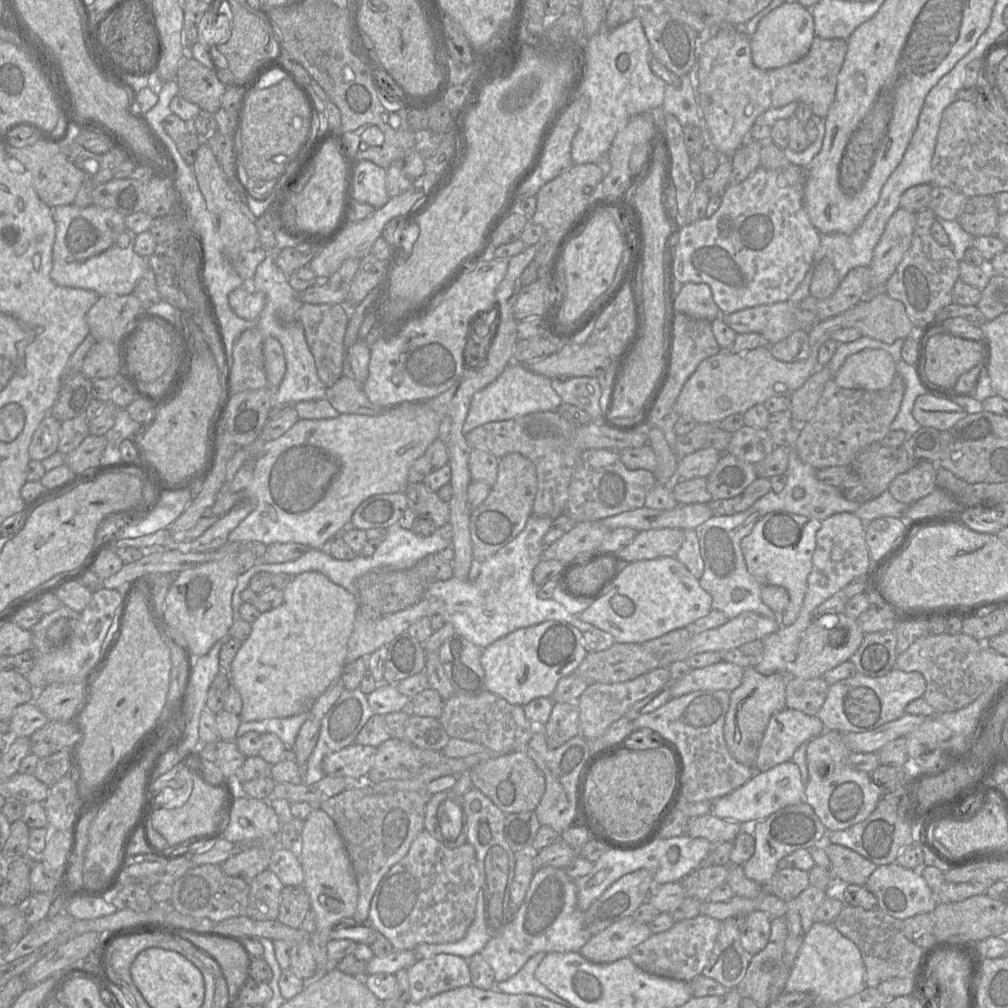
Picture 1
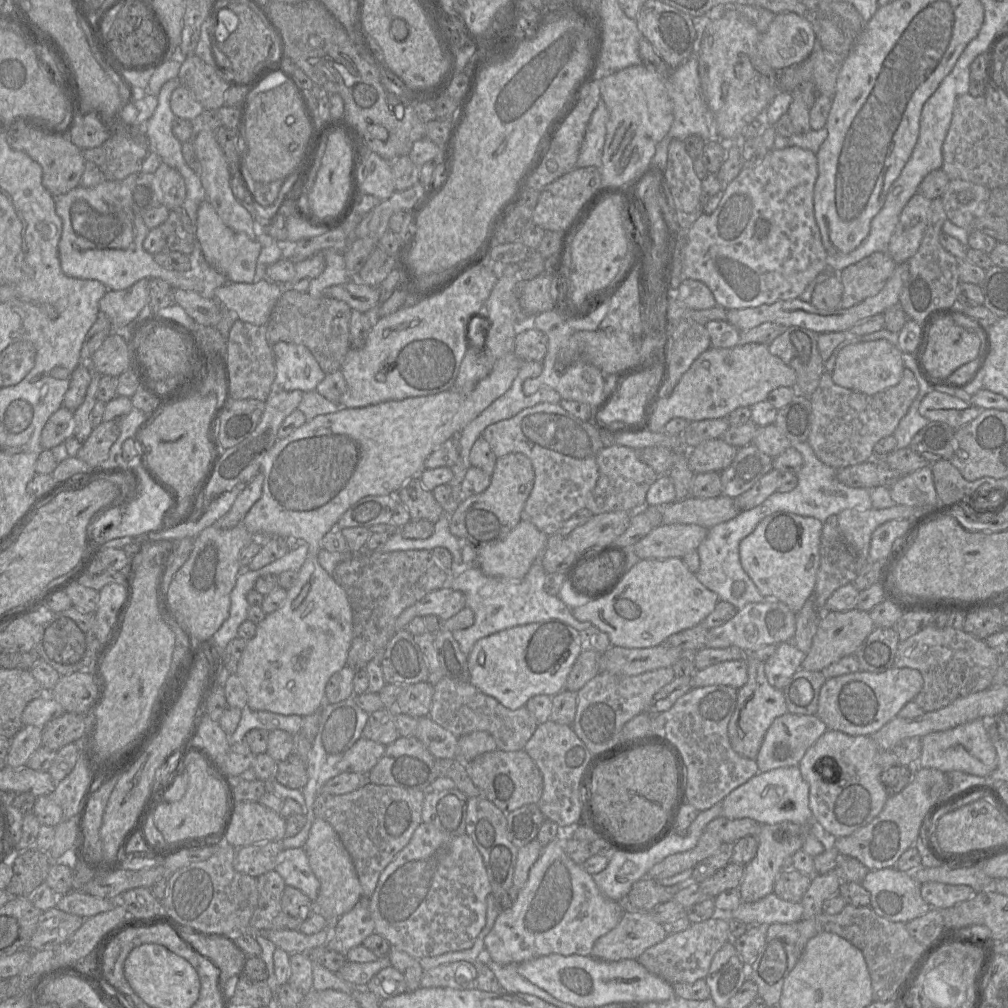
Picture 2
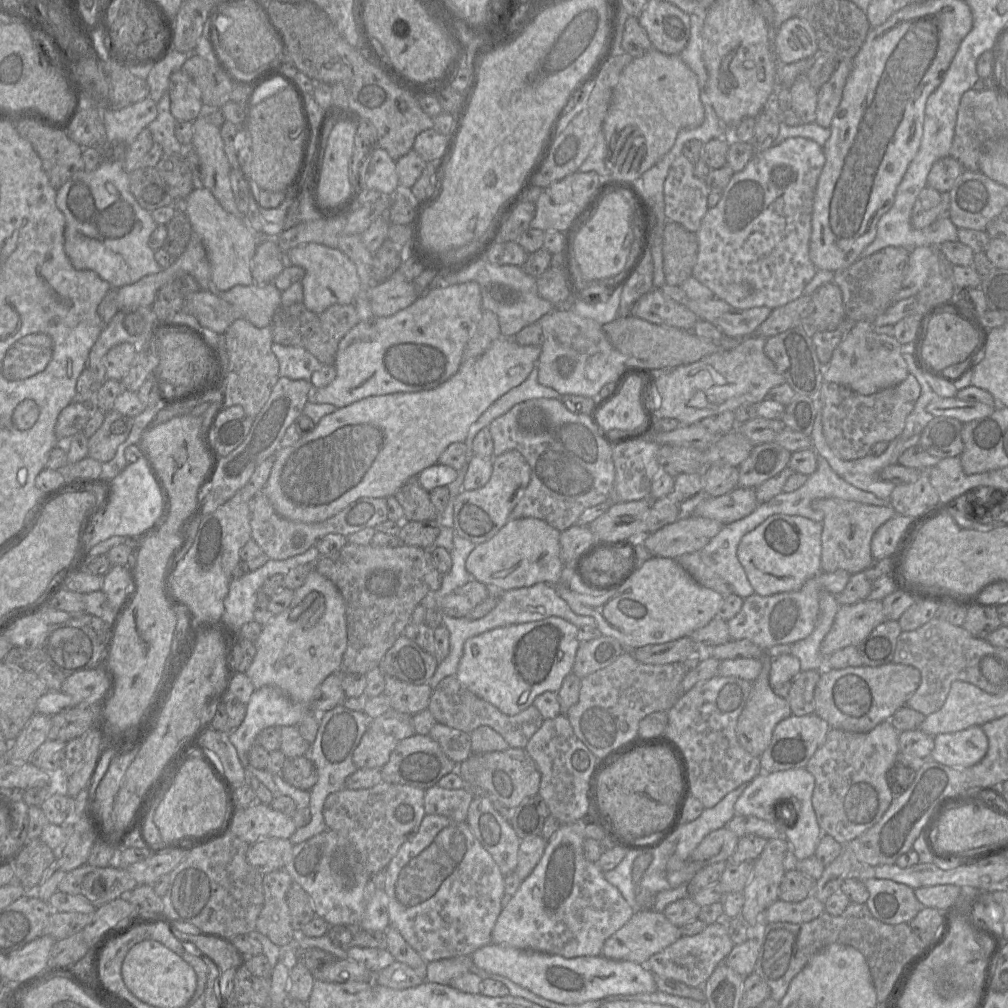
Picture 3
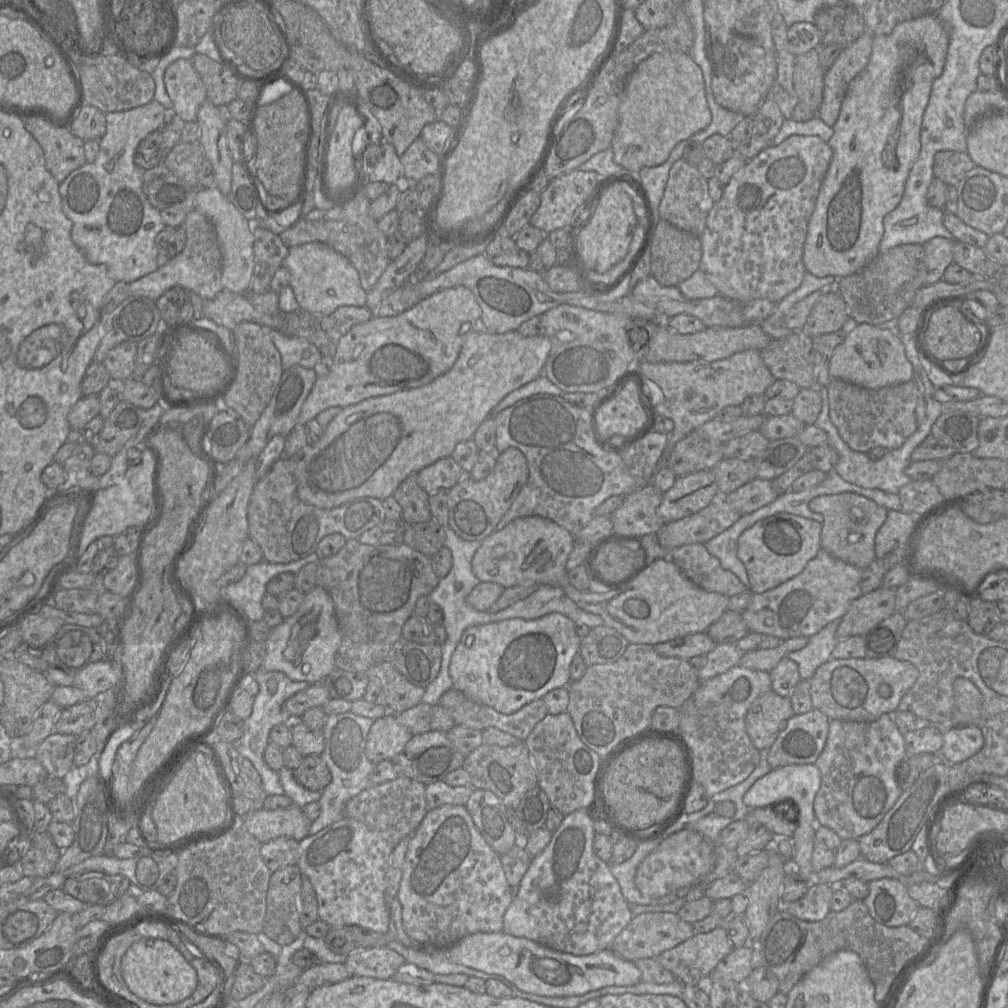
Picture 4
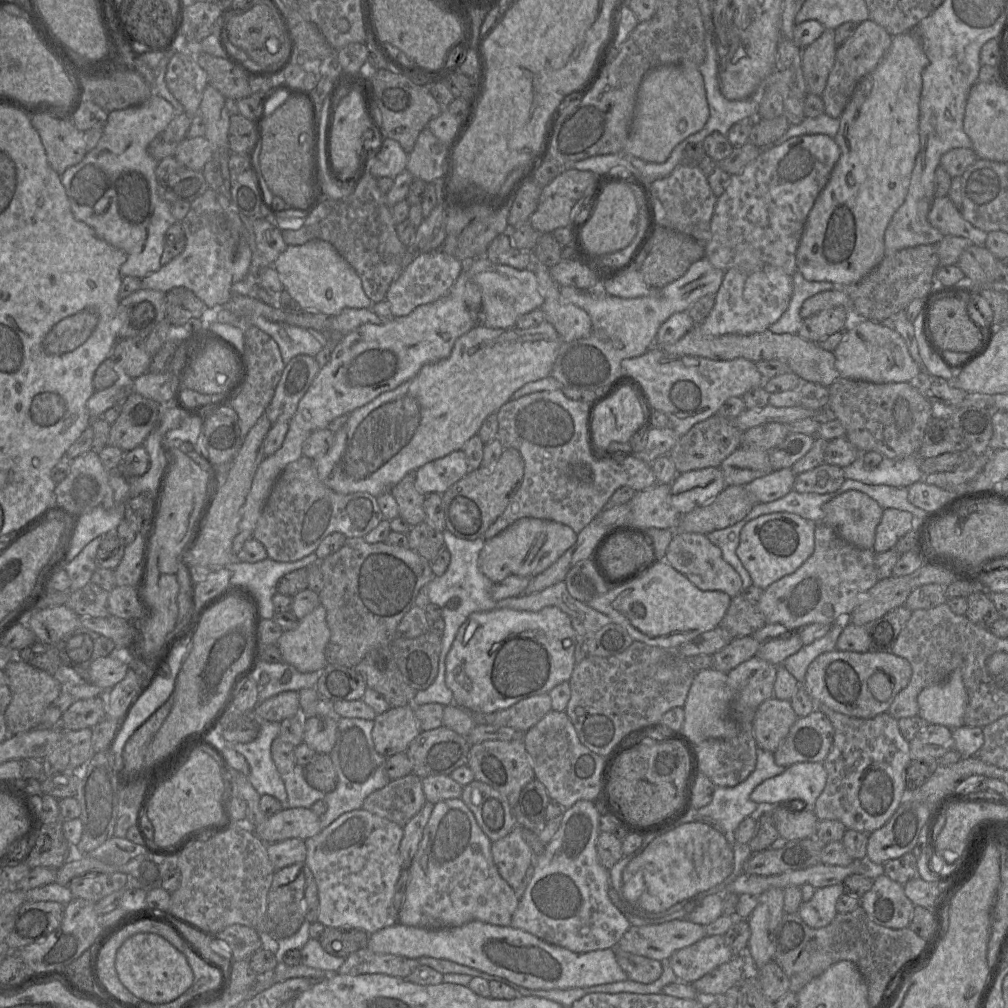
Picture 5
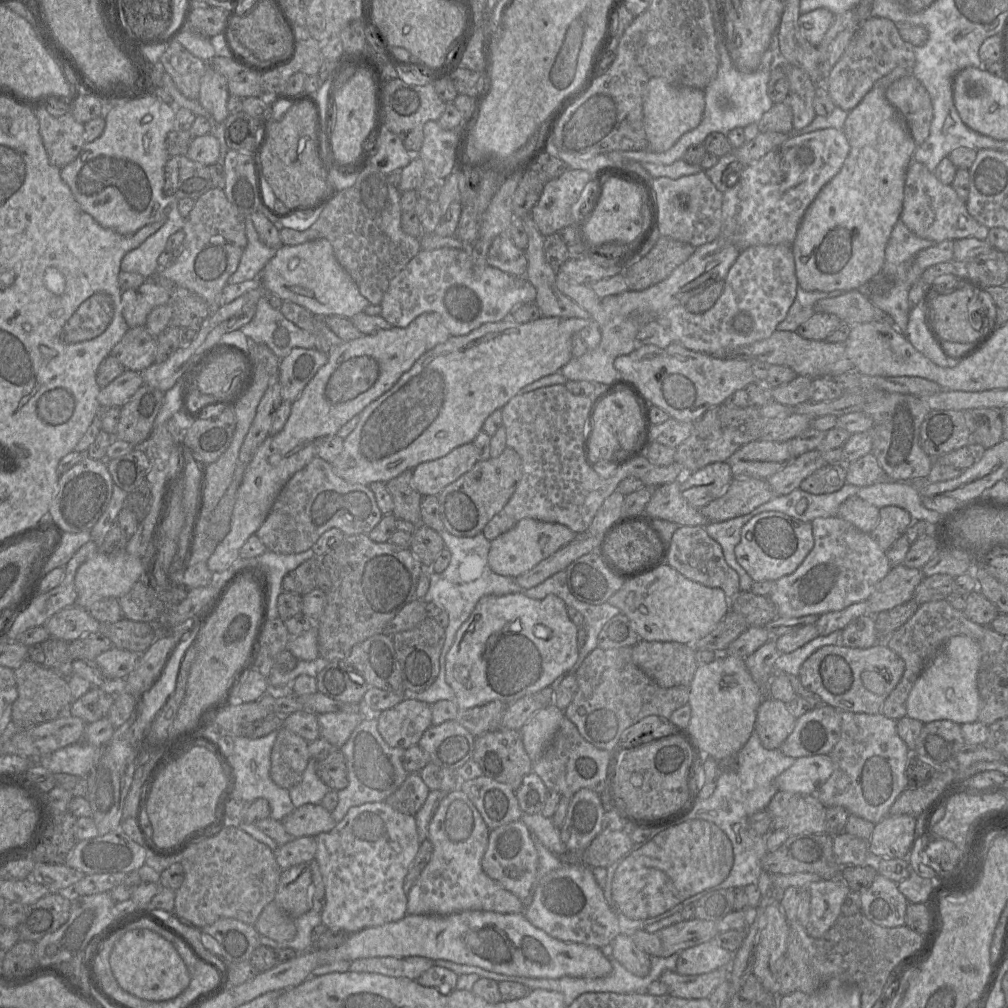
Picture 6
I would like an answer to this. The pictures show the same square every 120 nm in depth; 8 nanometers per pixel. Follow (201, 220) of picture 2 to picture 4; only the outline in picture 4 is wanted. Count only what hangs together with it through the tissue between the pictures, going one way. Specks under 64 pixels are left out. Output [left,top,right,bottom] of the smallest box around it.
[193,187,254,293]

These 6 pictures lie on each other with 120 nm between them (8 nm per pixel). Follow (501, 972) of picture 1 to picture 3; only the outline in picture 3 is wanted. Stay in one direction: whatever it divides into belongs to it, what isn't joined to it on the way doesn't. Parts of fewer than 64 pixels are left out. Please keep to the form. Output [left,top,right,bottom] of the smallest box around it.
[492,818,635,958]

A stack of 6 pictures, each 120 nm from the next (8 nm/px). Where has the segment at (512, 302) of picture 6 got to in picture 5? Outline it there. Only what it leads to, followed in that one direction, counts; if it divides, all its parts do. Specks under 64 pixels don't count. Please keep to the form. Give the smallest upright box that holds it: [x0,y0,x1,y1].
[386,250,464,318]

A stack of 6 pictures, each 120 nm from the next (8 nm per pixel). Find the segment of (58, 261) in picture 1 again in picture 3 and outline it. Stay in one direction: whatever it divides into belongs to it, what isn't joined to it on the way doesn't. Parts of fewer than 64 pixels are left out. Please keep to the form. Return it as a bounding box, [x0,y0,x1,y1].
[56,160,163,289]

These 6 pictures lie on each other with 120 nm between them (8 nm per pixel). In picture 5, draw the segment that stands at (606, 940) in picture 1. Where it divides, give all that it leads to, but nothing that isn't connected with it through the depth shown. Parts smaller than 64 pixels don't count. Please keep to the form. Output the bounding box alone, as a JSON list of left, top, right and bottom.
[615,918,706,961]

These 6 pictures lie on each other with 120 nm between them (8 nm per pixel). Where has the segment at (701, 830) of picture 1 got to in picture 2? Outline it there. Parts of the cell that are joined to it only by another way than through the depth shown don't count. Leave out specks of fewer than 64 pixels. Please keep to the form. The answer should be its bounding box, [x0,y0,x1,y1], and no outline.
[706,816,760,845]

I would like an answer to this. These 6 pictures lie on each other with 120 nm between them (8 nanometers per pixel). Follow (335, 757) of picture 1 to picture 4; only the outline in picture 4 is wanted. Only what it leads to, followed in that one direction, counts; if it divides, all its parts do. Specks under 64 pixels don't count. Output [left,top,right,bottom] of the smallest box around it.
[366,712,413,764]

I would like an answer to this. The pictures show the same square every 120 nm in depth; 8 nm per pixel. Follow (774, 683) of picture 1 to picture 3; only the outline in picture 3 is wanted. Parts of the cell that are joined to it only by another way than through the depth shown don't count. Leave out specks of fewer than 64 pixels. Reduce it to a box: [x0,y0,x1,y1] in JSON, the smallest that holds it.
[736,653,792,757]

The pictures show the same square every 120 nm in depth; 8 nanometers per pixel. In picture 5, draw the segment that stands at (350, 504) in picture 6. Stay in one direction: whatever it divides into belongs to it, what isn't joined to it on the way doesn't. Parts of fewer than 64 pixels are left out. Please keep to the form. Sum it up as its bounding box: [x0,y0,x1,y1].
[252,455,383,562]

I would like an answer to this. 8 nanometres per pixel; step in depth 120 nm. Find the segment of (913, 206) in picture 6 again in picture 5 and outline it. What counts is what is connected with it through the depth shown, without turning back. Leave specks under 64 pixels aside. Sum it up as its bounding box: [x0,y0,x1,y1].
[928,195,988,246]

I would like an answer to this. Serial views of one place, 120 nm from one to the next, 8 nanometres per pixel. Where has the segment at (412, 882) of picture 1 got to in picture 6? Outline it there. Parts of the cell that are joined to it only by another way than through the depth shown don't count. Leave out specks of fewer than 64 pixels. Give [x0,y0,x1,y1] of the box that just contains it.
[408,789,524,915]

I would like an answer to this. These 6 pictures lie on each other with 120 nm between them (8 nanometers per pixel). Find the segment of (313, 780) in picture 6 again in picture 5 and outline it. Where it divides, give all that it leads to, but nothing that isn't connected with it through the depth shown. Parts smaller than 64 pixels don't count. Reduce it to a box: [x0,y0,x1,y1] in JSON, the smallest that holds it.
[281,765,326,808]

